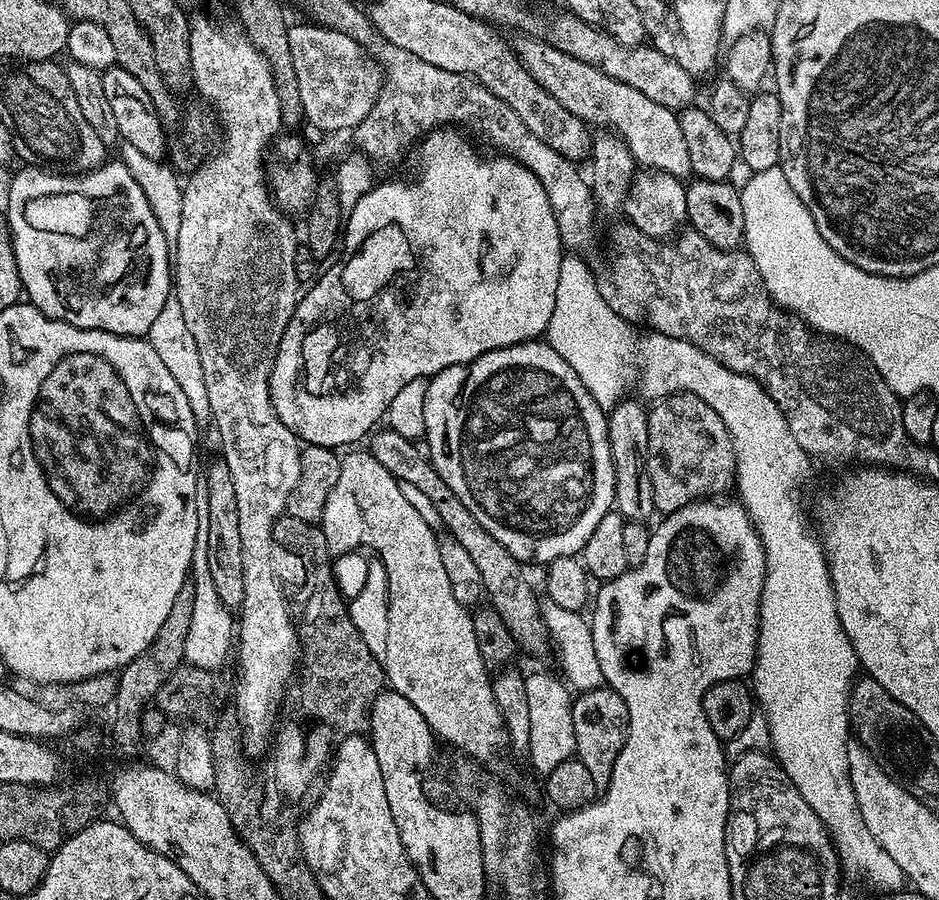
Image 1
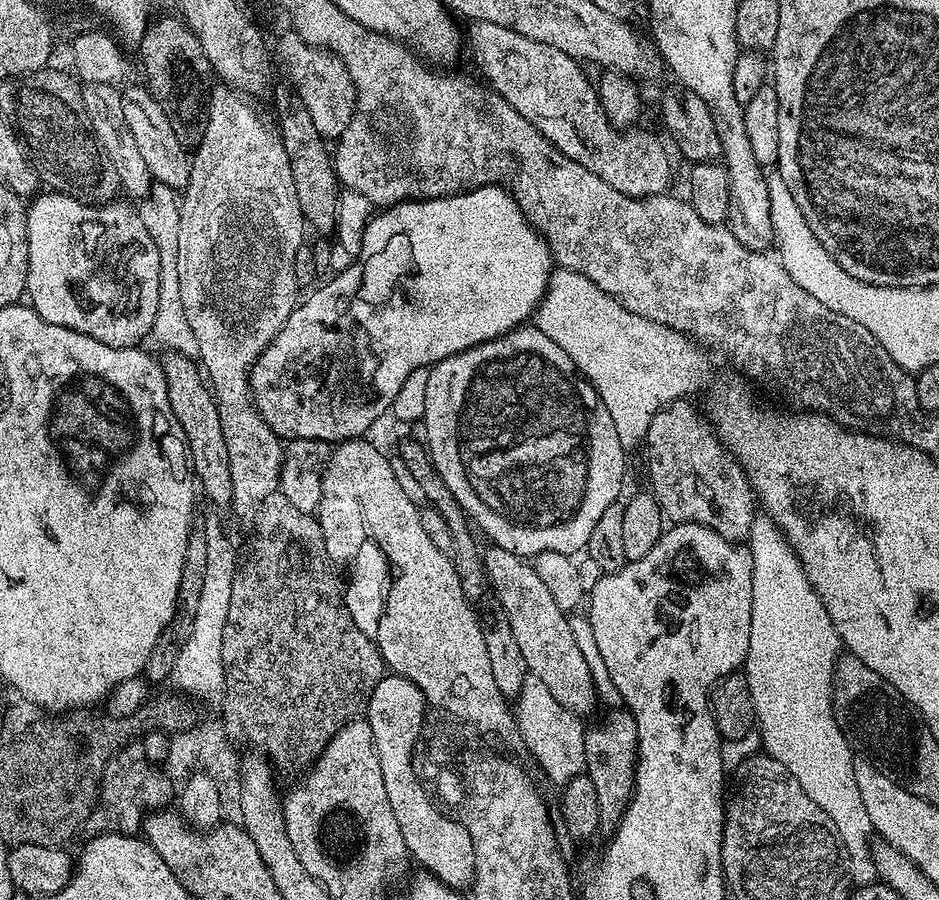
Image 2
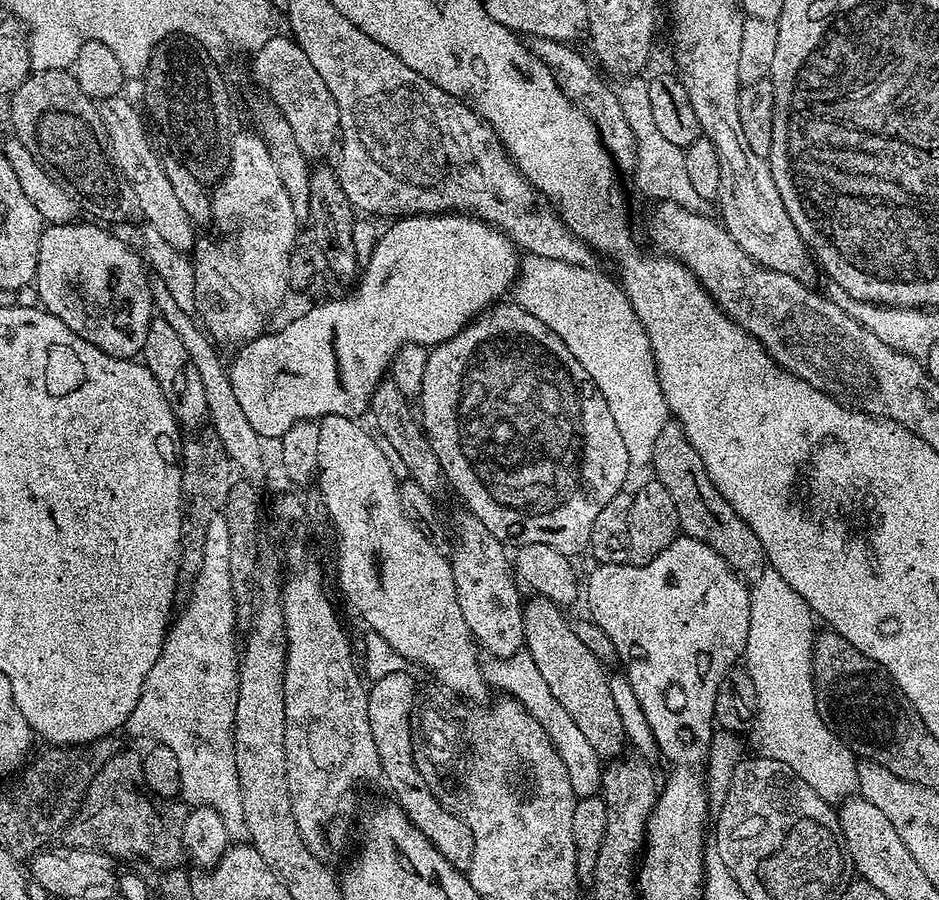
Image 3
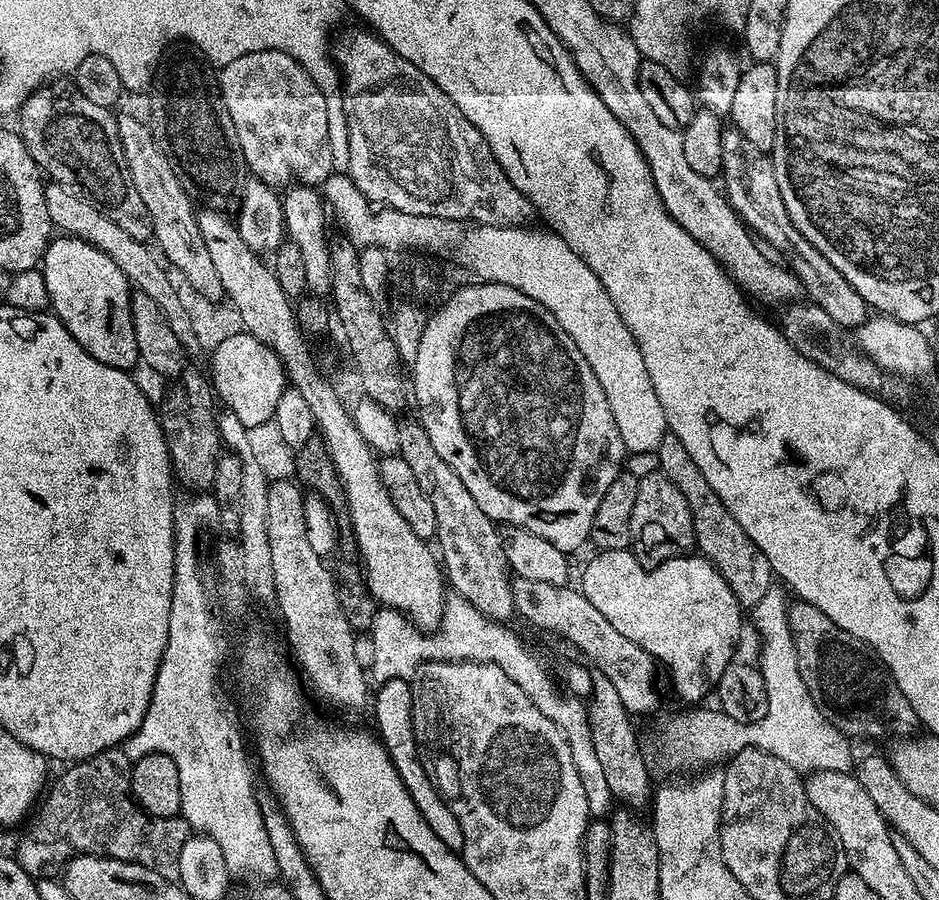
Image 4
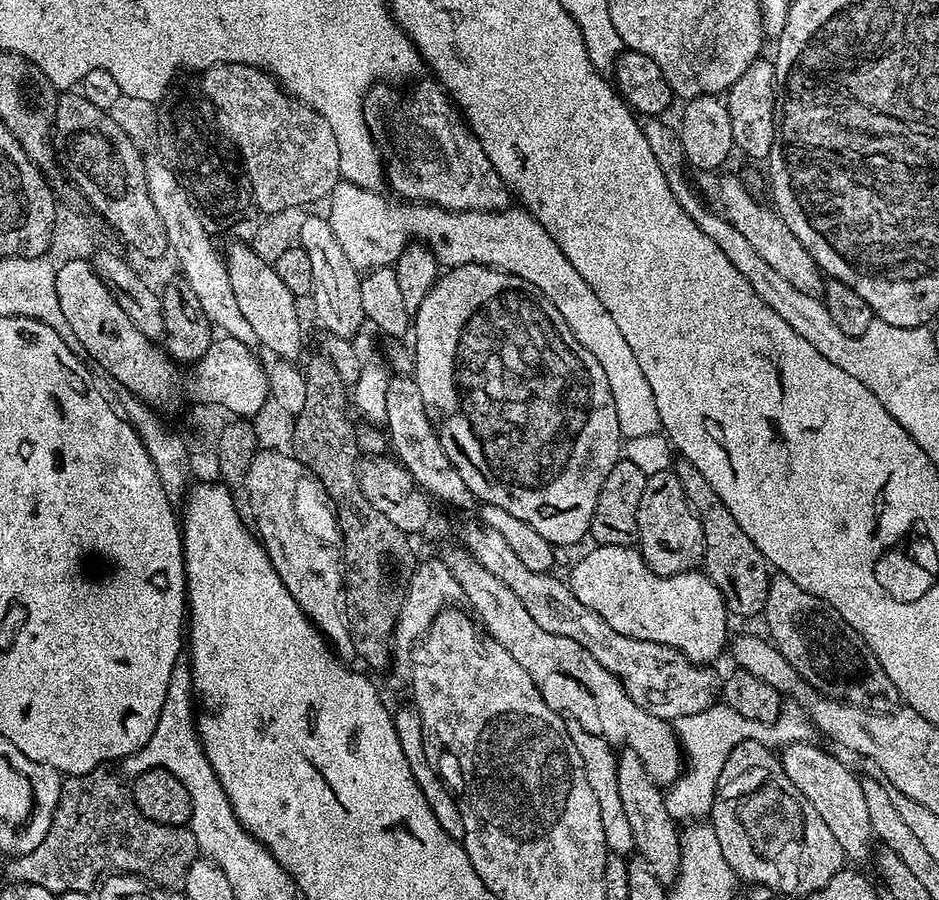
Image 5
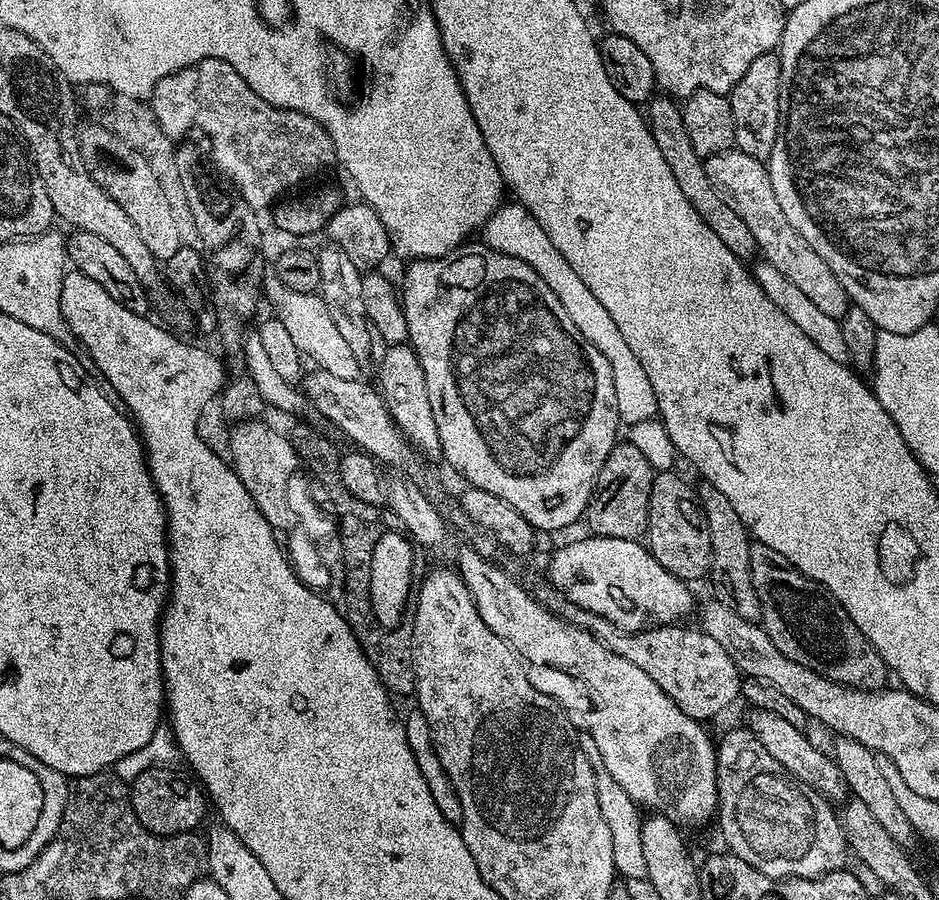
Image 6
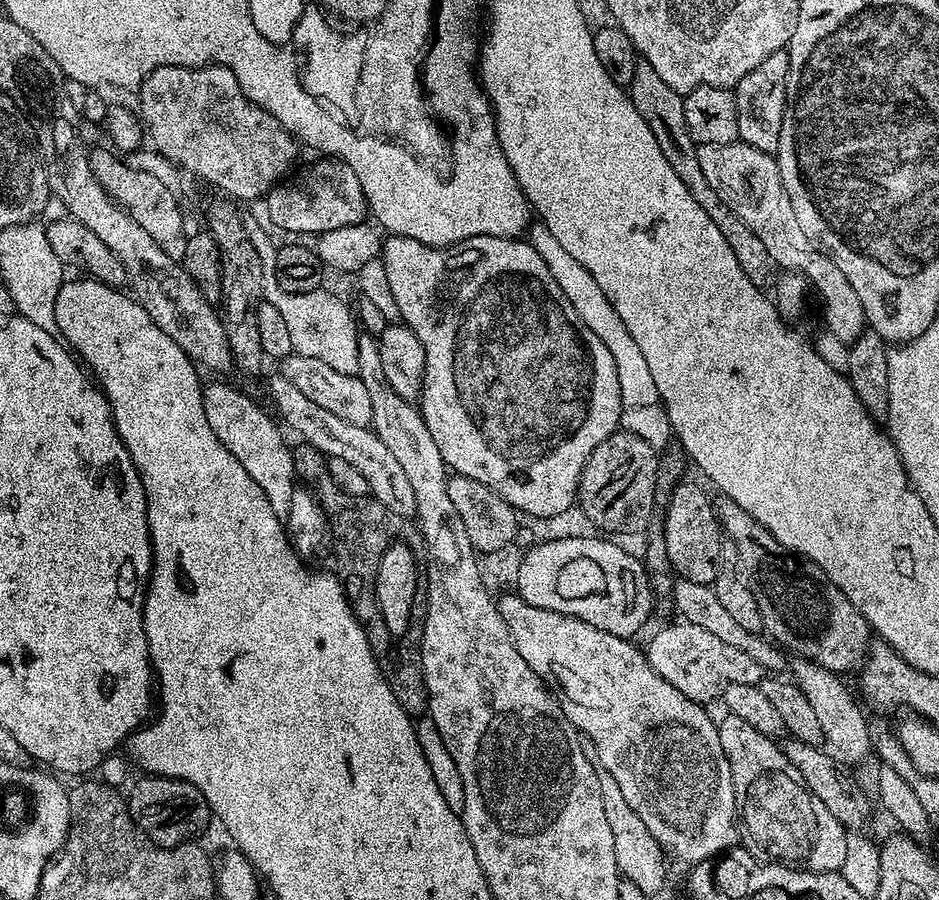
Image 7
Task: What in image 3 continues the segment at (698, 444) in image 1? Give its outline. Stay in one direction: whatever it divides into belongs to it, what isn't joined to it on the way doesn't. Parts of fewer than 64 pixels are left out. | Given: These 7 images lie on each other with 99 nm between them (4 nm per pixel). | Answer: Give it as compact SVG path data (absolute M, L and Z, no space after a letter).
M669 422L662 426L662 434L658 434L654 442L650 468L656 471L653 472L655 479L660 480L670 492L677 506L677 522L683 535L710 546L710 550L718 553L741 578L755 578L765 571L766 561L758 534L754 534L734 506L730 506L730 502L718 494L714 482L710 482L710 474L706 474L706 466L702 466L702 458L698 458L698 450L690 446L680 424Z

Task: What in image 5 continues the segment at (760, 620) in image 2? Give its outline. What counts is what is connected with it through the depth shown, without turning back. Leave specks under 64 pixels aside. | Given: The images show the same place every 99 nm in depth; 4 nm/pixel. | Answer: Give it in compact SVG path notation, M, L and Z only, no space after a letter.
M791 702L783 705L780 717L773 724L754 722L731 710L716 711L690 714L674 721L676 737L679 738L680 747L686 757L686 767L681 771L680 779L664 792L664 801L666 810L670 810L677 822L700 822L711 813L718 774L722 774L722 766L726 766L726 758L730 758L730 750L734 750L734 746L753 740L780 750L786 744L811 741L814 736L812 721L797 704Z

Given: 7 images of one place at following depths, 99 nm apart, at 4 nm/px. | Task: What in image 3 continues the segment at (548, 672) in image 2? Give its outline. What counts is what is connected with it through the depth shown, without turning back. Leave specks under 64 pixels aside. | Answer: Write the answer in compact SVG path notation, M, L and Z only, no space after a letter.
M533 595L524 606L524 648L530 658L534 658L534 666L538 666L538 671L542 673L542 678L546 678L546 686L550 686L550 694L562 702L562 710L574 718L578 725L578 730L582 730L582 735L590 741L590 746L601 758L615 758L625 751L626 741L624 738L624 727L622 718L618 714L618 706L614 703L614 698L610 694L609 673L604 672L605 665L578 638L573 621L568 621L564 617L565 609L559 604L550 602L545 596Z

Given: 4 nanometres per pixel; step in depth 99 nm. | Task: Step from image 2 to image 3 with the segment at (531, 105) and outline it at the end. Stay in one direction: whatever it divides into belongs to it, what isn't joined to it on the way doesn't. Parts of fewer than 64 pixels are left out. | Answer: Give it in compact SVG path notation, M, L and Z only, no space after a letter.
M535 37L530 44L531 50L554 74L558 86L572 99L591 120L596 121L596 128L604 139L604 144L612 154L619 169L629 170L636 167L636 135L630 130L630 122L626 122L626 114L622 114L622 106L618 102L615 91L592 69L593 61L572 49L571 43L563 40L547 40Z

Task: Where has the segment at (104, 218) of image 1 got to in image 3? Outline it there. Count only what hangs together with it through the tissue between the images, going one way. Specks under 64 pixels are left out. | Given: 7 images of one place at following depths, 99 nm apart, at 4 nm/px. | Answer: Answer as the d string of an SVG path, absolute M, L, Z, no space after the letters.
M96 222L80 223L48 224L45 227L40 239L34 281L34 289L36 288L37 294L40 295L39 303L44 311L57 316L63 324L70 326L70 330L74 330L74 334L78 334L98 350L108 352L114 358L133 359L134 354L139 353L146 342L150 319L150 276L147 271L140 272L140 269L146 266L145 261L140 261L135 256L135 250L112 233L115 231Z

